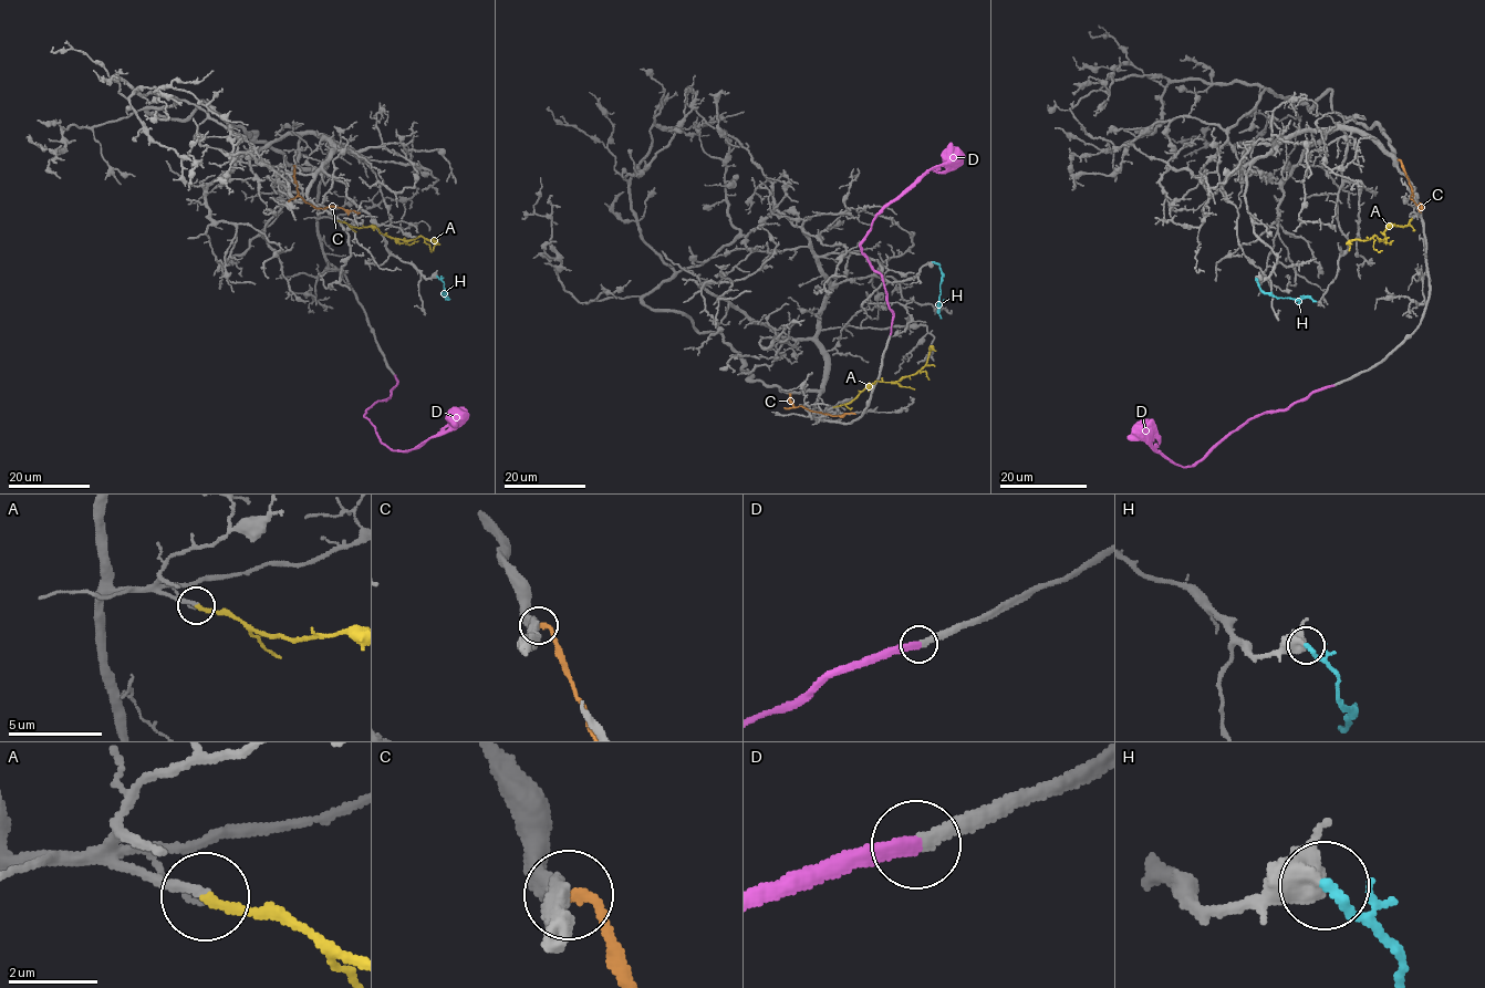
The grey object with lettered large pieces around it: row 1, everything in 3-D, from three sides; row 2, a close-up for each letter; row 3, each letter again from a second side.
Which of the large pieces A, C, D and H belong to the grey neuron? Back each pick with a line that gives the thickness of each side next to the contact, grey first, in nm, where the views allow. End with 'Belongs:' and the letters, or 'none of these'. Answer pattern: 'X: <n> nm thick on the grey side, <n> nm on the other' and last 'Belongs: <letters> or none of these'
A: 200 nm thick on the grey side, 190 nm on the other
D: 280 nm thick on the grey side, 320 nm on the other
H: 420 nm thick on the grey side, 220 nm on the other
Belongs: A, D, H

